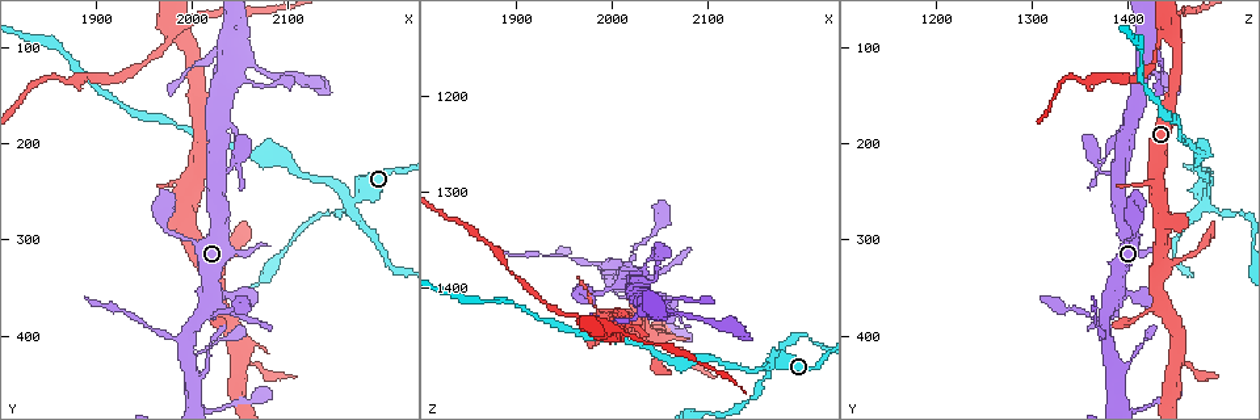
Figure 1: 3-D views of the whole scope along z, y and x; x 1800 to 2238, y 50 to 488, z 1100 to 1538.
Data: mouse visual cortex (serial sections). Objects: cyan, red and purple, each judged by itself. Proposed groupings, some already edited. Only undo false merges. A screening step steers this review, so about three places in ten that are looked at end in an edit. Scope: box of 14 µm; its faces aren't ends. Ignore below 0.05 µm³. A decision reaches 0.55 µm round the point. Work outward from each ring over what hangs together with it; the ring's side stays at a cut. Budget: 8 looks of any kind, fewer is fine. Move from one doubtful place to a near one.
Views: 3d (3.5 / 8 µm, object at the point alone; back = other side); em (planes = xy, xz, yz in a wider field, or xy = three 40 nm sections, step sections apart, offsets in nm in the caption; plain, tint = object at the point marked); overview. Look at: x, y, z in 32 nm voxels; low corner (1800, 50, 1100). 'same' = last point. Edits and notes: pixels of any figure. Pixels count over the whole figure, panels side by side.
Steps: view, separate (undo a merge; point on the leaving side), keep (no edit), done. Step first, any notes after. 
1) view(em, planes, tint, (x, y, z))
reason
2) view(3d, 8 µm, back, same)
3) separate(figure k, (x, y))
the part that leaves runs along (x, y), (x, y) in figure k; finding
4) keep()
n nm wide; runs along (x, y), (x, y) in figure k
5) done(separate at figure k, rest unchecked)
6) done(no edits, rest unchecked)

view(3d, 8 µm, (1985, 80, 1440))
four or more arms meet

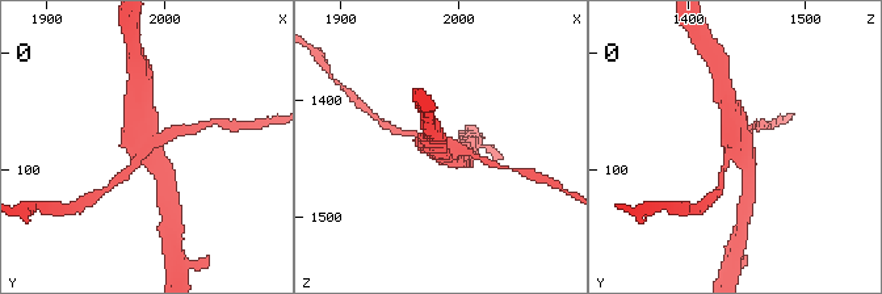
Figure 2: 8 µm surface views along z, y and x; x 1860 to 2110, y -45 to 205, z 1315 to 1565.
view(3d, 3.5 µm, (1982, 82, 1444))
zoom in

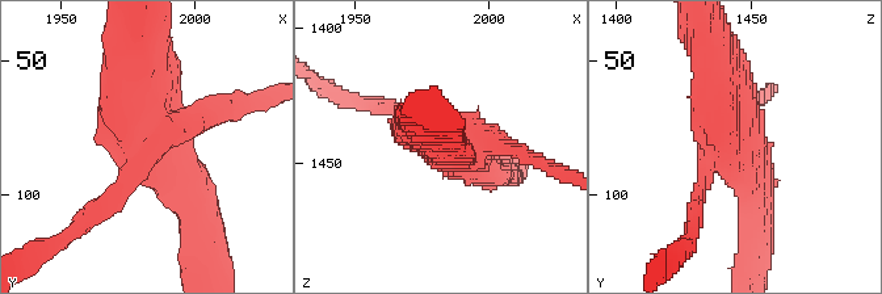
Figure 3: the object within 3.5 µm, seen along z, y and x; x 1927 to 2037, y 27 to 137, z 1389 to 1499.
view(em, xy, step 1, tint, (1980, 83, 1442))
shape alone is not enough

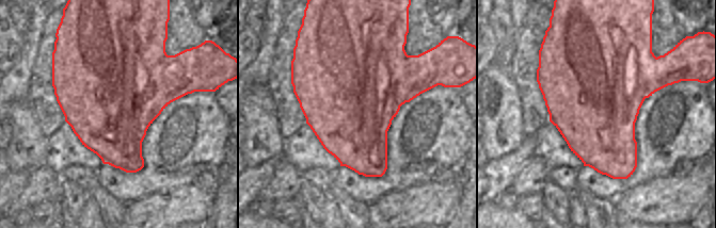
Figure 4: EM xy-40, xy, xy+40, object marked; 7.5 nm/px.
separate(figure 3, (234, 103))
two cells meet here

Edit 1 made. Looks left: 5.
view(overview)
redraw

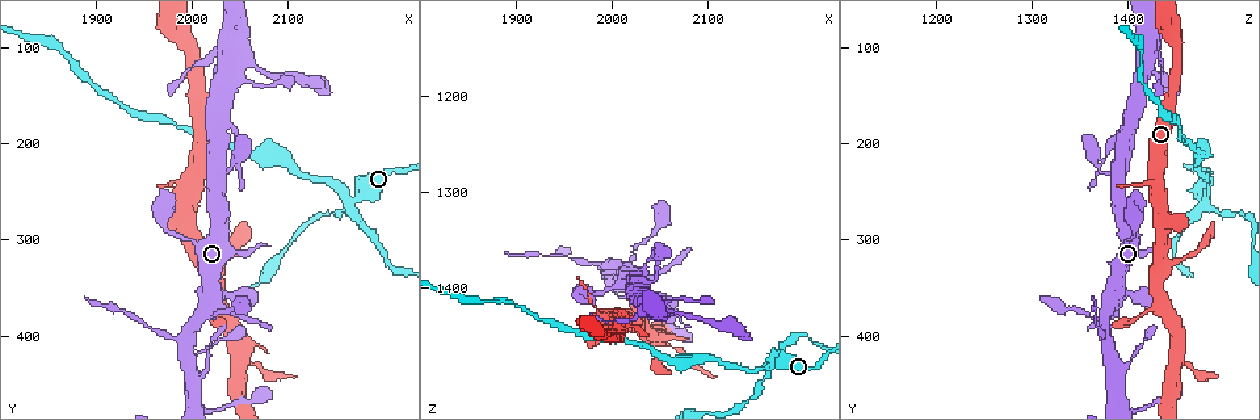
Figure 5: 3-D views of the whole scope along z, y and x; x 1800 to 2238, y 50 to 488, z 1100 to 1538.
view(3d, 3.5 µm, (2050, 425, 1455))
arms part here

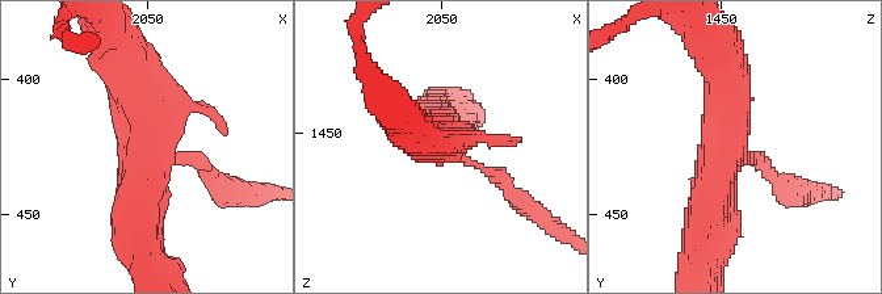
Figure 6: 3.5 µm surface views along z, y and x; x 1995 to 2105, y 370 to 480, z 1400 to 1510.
view(em, xy, step 2, tint, (2049, 426, 1454))
3 arms; arms of 150, 500, 600 nm; shape alone is not enough

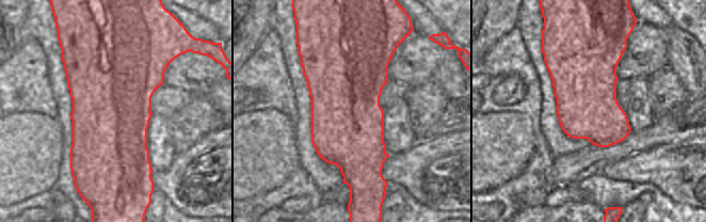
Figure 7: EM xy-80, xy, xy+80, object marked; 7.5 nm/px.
keep()
runs along (726, 68), (730, 148), (706, 234) in figure 6; all the same cell

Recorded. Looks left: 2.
view(em, xy, step 5, tint, (2010, 380, 1375))
two arms in line, one across

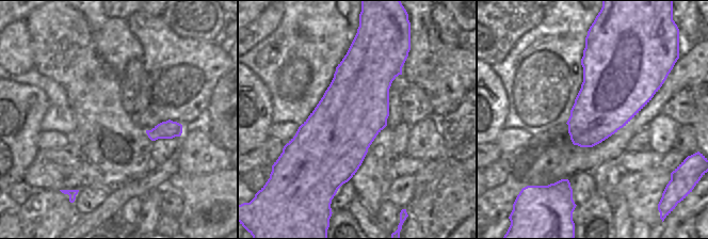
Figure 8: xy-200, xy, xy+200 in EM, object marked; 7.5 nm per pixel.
view(3d, 3.5 µm, same)

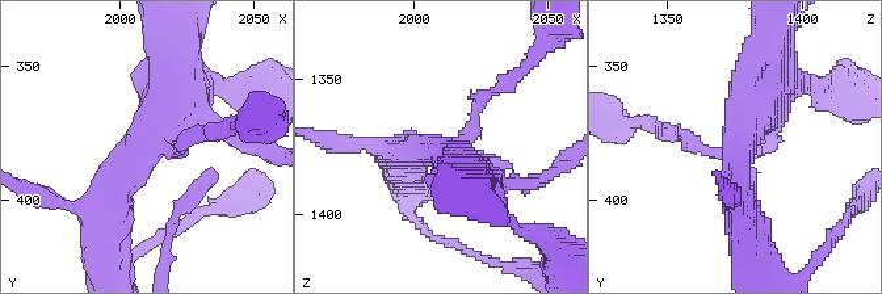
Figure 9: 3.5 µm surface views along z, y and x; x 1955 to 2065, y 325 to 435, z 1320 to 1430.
keep()
arms of 150, 400, 600 nm; runs along (172, 59), (112, 213) in figure 9; one cell here

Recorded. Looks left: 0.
done(separate at figure 3, rest unchecked)

